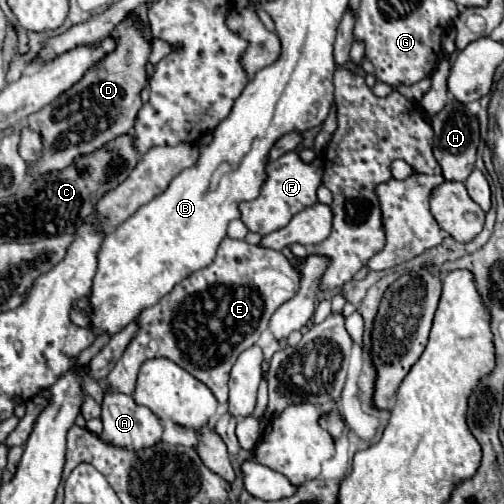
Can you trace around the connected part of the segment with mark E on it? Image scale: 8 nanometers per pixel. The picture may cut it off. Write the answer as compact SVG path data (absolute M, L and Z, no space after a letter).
M223 238L219 248L217 248L215 260L207 268L197 270L191 276L187 276L185 280L181 280L173 288L173 292L169 292L169 296L163 296L155 306L145 308L137 316L139 330L133 336L133 340L129 342L129 346L125 348L121 360L109 372L107 390L123 392L123 394L133 394L135 392L137 372L139 372L141 364L147 360L147 344L155 336L159 336L163 340L163 344L159 348L159 356L165 356L165 358L173 360L175 364L185 368L189 374L193 374L197 380L207 384L209 390L219 400L219 404L223 408L227 408L227 382L229 382L229 372L231 372L231 366L233 366L233 360L237 360L237 356L245 348L253 346L259 340L259 334L267 328L271 314L283 302L291 300L297 294L299 278L301 276L297 276L297 272L293 272L293 264L289 264L289 260L281 252L261 248L261 246L251 246L245 240Z

